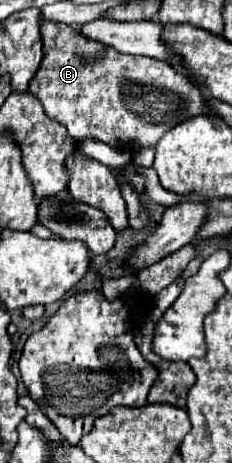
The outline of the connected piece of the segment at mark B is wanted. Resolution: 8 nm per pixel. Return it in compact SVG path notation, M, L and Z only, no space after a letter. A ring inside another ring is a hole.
M45 19L41 35L43 63L31 79L29 93L39 97L45 113L63 123L75 141L95 137L117 151L135 155L145 147L155 147L179 123L197 115L211 115L201 89L187 75L159 59L119 53L113 47L85 39L67 25Z

